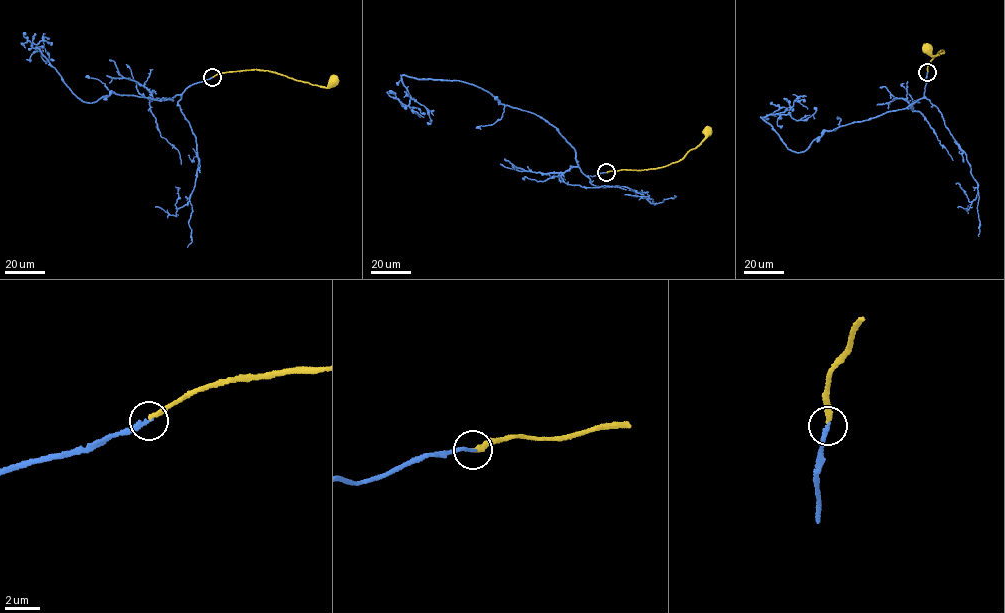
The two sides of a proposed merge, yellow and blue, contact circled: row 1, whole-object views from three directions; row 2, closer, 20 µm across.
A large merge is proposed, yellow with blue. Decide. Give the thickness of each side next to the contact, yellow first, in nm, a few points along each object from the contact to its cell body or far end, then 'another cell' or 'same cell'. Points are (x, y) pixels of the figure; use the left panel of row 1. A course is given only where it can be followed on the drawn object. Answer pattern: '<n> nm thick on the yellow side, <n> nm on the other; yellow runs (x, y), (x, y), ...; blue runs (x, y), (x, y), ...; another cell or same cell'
240 nm thick on the yellow side, 200 nm on the other; yellow runs (212, 77), (255, 69), (319, 86), (327, 87), (334, 80); blue runs (212, 77), (190, 85), (173, 100), (111, 92), (91, 103), (74, 95), (35, 48), (45, 62), (47, 51); same cell

